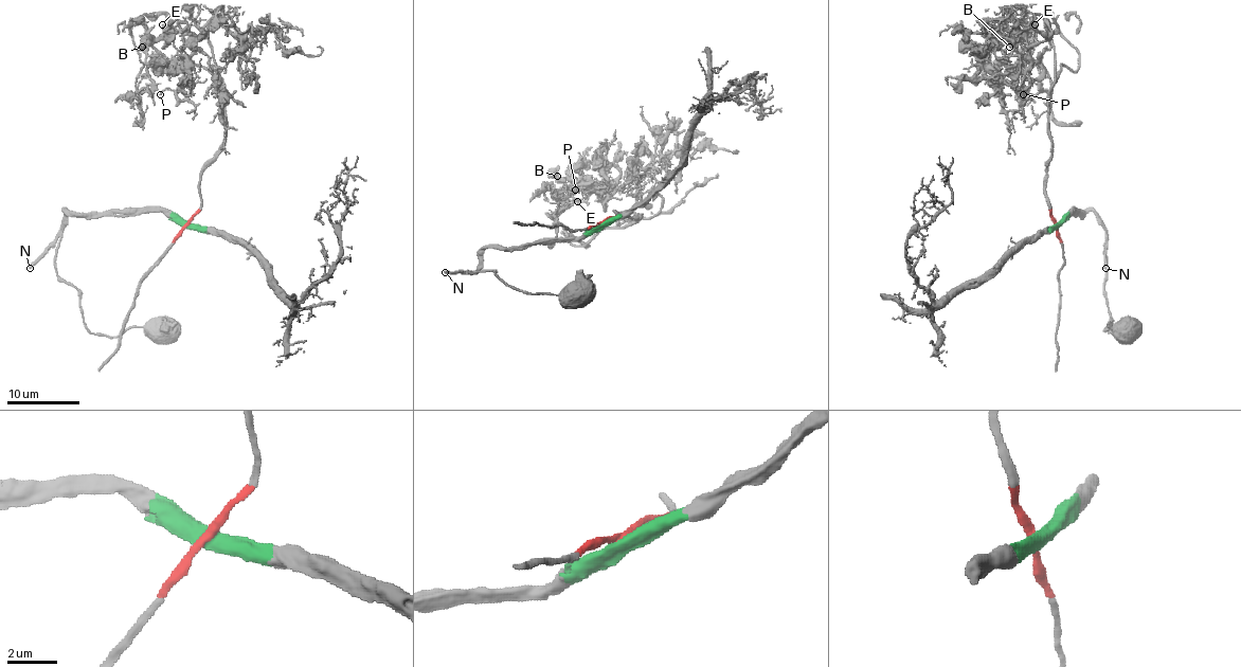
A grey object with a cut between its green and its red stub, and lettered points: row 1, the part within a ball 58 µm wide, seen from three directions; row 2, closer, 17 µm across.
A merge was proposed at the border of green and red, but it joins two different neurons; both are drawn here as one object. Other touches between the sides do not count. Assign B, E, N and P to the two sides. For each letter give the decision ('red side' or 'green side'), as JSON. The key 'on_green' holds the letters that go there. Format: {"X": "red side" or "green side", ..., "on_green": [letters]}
{"B": "red side", "E": "red side", "N": "green side", "P": "red side", "on_green": ["N"]}

